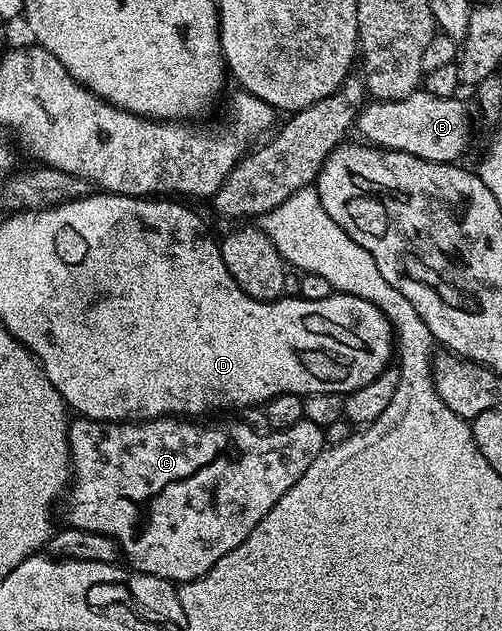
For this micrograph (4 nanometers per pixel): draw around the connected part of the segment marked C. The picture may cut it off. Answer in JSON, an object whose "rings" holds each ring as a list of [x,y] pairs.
{"rings":[[[183,416],[150,418],[148,422],[125,423],[98,422],[92,418],[76,417],[67,428],[73,477],[69,483],[69,493],[65,498],[65,503],[67,502],[66,525],[76,526],[89,532],[101,532],[101,536],[112,538],[114,542],[119,543],[122,557],[125,562],[127,558],[126,565],[132,571],[140,574],[156,574],[172,584],[192,582],[205,576],[205,572],[209,572],[209,568],[213,568],[213,564],[217,564],[217,560],[221,560],[225,552],[233,552],[233,548],[237,548],[237,544],[241,544],[245,536],[249,536],[249,532],[253,532],[253,528],[257,528],[257,524],[265,520],[273,504],[277,504],[277,500],[281,500],[281,496],[285,496],[285,492],[289,492],[289,488],[293,488],[293,484],[297,484],[297,480],[305,476],[309,464],[313,464],[313,460],[317,460],[317,456],[321,456],[321,452],[325,449],[324,427],[313,424],[305,417],[292,427],[285,427],[284,430],[268,429],[267,434],[258,434],[247,422],[215,422],[212,426],[202,426],[199,422],[202,421],[188,420]]]}

